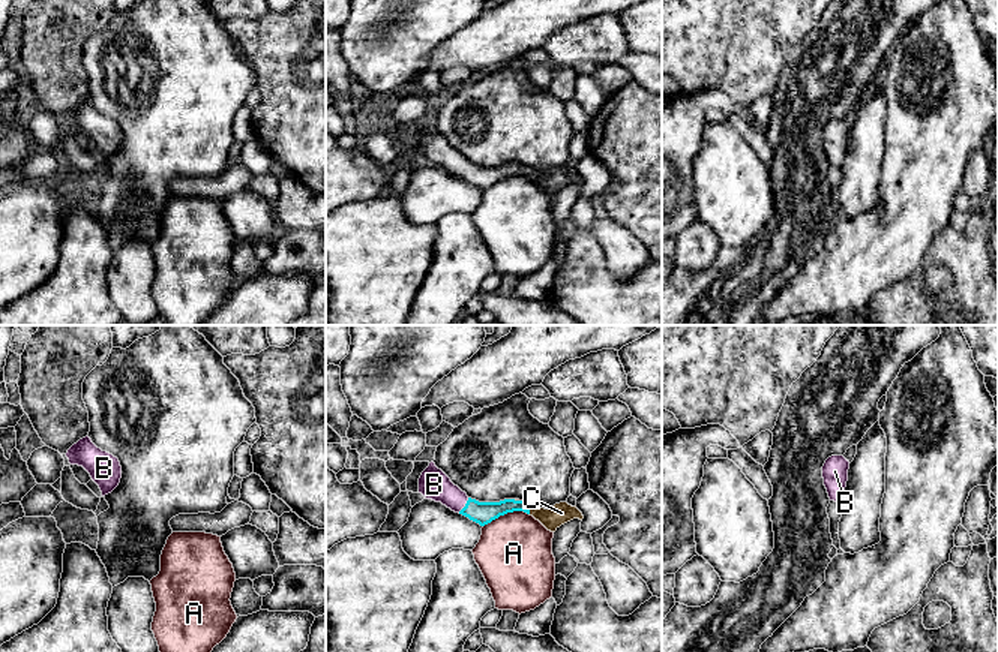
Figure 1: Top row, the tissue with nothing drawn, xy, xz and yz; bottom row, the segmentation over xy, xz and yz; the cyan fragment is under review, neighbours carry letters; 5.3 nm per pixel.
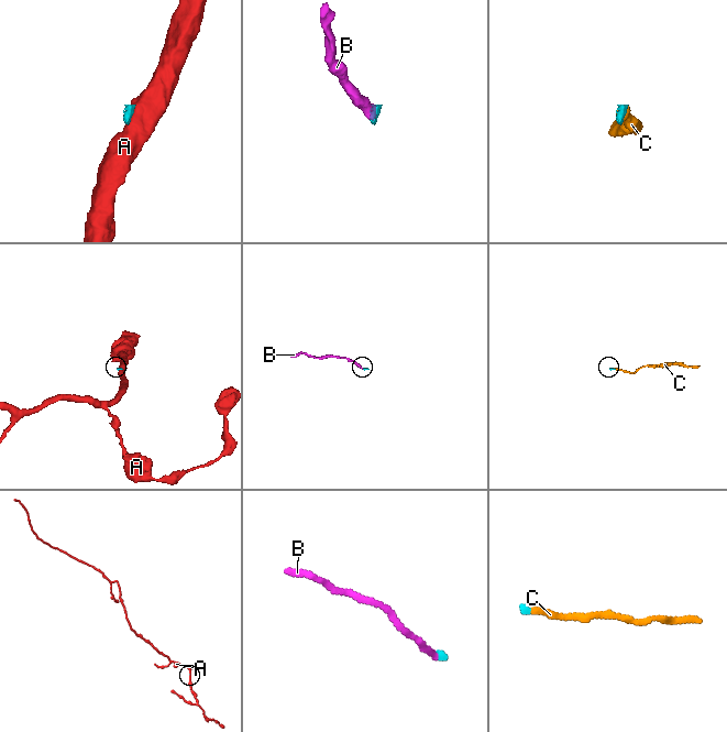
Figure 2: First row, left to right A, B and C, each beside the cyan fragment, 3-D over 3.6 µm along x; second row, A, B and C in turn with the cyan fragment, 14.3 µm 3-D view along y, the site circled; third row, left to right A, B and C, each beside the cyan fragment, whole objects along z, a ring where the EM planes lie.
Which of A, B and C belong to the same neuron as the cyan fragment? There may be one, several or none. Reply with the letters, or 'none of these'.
B, C

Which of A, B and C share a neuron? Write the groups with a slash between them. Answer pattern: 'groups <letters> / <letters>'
groups A / B C

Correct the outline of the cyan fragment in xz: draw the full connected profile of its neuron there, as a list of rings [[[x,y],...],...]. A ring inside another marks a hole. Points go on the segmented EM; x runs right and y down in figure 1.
[[[434,462],[422,472],[419,478],[419,493],[426,499],[441,502],[455,513],[459,513],[470,520],[485,526],[492,520],[513,511],[524,511],[539,520],[548,531],[555,532],[561,525],[579,519],[582,513],[567,502],[555,504],[545,510],[534,504],[519,499],[504,499],[500,502],[479,502],[467,496],[450,478],[435,466]]]

